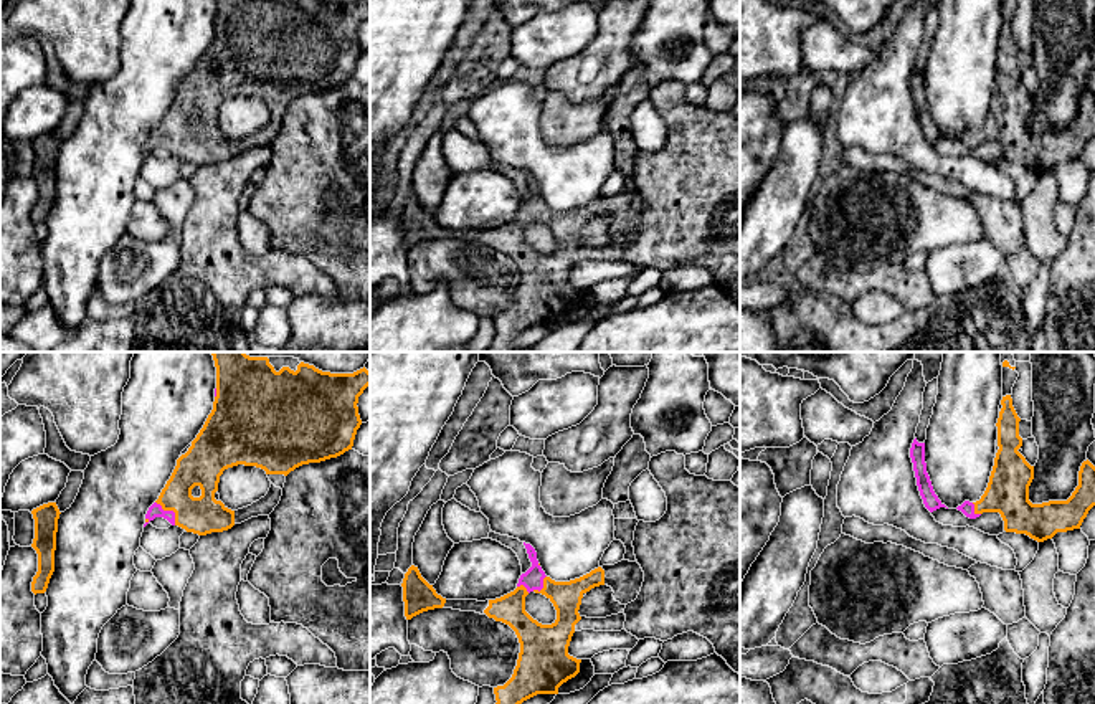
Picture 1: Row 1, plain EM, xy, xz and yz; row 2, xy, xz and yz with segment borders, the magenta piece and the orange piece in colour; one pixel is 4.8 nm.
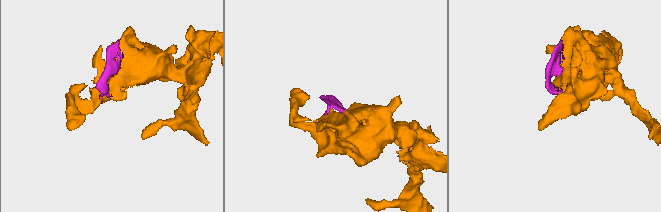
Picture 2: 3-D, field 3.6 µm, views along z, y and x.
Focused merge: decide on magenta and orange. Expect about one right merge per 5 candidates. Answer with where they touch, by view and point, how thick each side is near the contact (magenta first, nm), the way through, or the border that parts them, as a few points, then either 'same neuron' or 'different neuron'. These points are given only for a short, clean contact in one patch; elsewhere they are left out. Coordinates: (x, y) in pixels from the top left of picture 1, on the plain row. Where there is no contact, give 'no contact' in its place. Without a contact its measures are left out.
xy (170, 141) | 70/180 nm | same neuron

